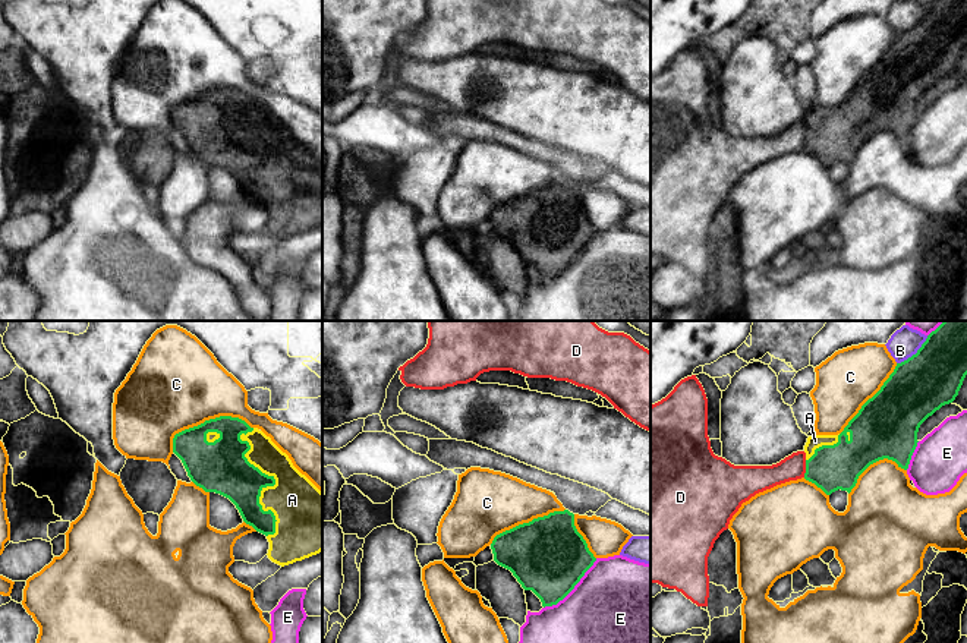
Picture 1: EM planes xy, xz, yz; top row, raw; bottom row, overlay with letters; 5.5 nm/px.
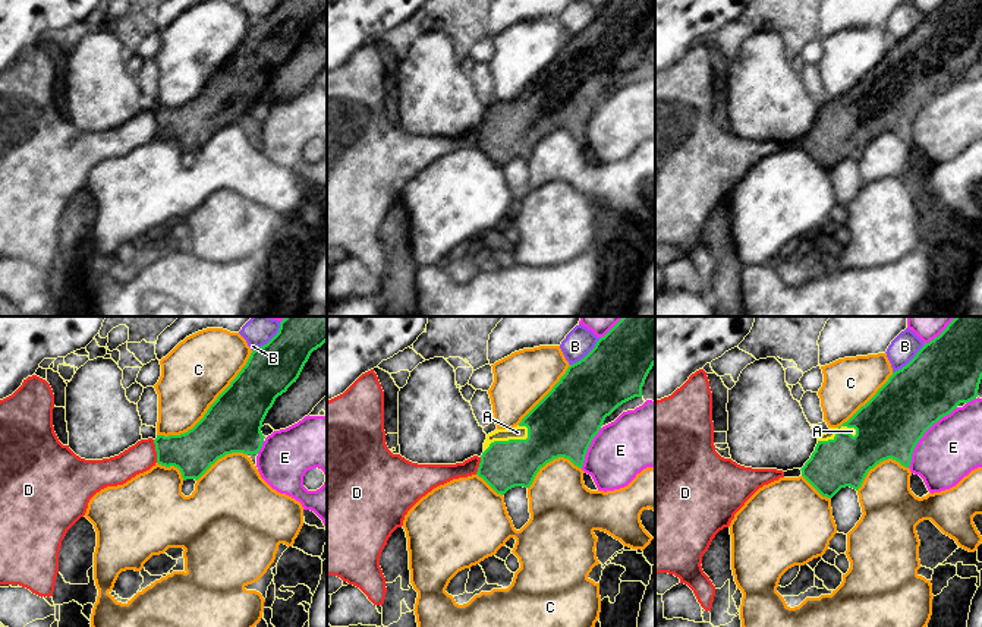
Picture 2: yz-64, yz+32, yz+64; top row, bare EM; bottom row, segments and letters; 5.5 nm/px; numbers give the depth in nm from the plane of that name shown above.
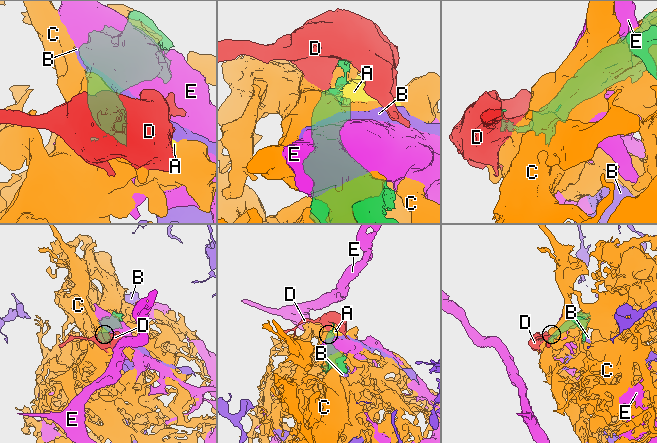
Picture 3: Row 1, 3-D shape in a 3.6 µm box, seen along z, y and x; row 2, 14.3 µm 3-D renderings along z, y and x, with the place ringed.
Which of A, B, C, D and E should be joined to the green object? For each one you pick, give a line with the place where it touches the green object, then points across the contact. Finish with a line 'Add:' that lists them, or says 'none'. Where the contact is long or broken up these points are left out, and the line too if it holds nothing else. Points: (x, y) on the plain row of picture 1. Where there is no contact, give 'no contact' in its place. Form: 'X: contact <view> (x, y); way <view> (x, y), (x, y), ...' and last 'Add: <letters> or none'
A: contact xy (274, 154)
Add: A

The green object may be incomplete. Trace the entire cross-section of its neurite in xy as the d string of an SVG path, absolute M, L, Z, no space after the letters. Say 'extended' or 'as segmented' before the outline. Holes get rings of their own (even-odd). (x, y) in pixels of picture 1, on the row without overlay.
extended; M231 88L210 91L176 105L173 124L196 158L229 170L243 193L267 208L273 234L284 239L322 223L322 164L258 100Z

